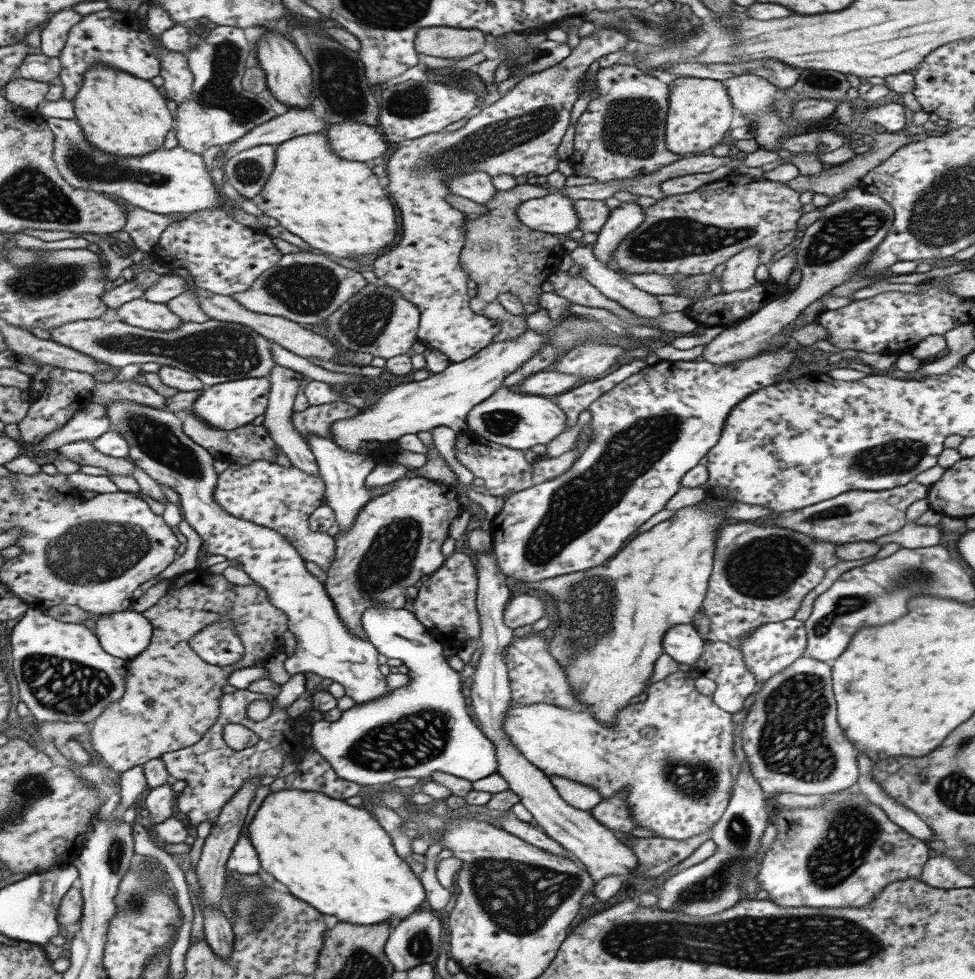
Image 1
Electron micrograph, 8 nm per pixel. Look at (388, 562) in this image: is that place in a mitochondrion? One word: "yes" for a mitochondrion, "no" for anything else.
yes

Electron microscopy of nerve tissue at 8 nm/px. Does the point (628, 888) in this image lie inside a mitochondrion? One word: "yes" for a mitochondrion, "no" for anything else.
no

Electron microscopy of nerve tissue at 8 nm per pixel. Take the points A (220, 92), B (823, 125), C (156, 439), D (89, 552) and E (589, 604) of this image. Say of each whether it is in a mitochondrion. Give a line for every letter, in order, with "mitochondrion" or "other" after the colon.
A: mitochondrion
B: other
C: mitochondrion
D: mitochondrion
E: mitochondrion

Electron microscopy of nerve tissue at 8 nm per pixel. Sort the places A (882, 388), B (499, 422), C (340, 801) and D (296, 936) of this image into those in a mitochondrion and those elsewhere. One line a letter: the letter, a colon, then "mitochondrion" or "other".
A: other
B: mitochondrion
C: other
D: other

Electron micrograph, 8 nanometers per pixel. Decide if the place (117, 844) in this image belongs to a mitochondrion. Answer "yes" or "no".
yes

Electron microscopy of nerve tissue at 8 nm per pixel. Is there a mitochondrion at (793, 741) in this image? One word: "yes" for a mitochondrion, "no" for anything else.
yes

